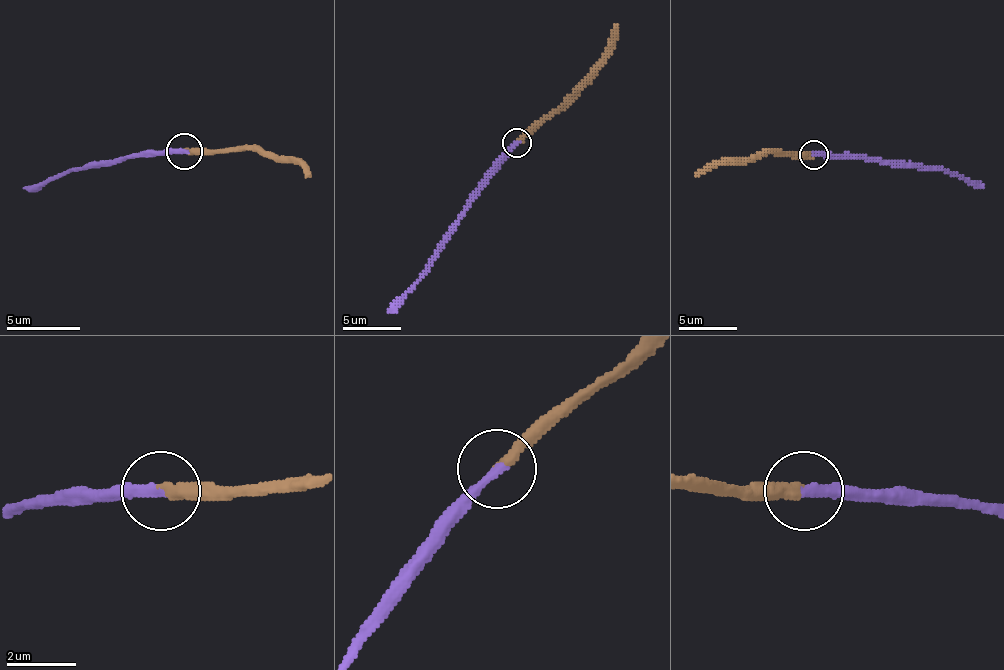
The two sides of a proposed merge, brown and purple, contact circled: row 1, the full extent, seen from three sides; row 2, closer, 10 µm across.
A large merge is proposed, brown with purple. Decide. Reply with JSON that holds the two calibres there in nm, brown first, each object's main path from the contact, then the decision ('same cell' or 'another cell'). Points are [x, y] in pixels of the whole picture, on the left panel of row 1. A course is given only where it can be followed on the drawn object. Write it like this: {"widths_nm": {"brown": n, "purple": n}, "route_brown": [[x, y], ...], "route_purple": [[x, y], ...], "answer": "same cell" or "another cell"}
{"widths_nm": {"brown": 300, "purple": 300}, "route_brown": [[185, 148], [255, 148], [291, 156], [310, 178]], "route_purple": [[185, 152], [133, 152], [78, 167], [23, 189]], "answer": "same cell"}

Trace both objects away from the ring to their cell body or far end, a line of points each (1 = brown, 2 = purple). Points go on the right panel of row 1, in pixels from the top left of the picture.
1: (813, 152), (763, 152), (728, 158), (695, 176)
2: (813, 155), (866, 155), (936, 167), (983, 184)

